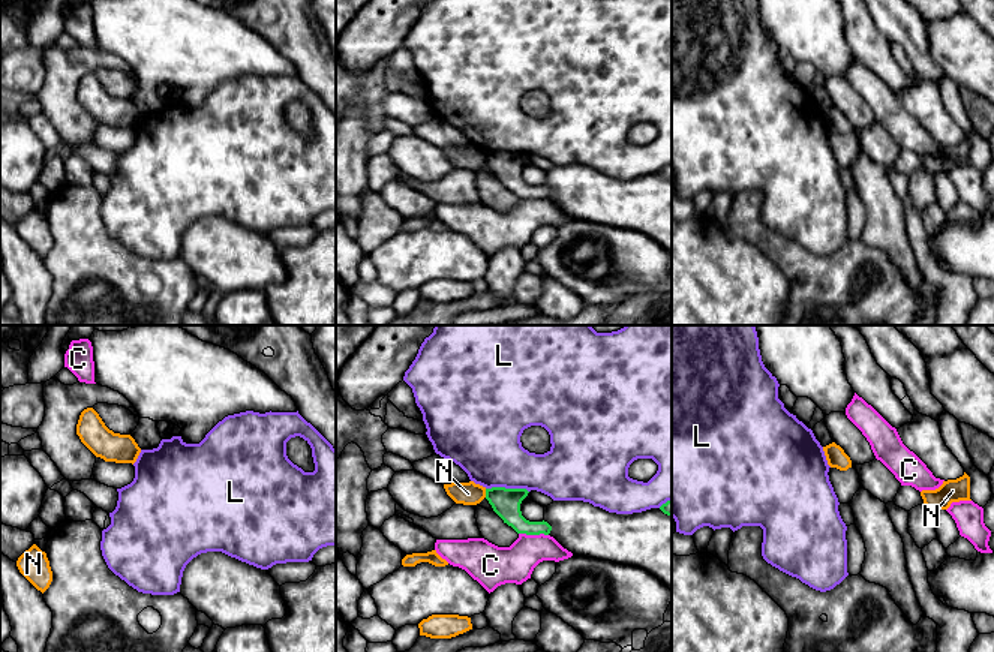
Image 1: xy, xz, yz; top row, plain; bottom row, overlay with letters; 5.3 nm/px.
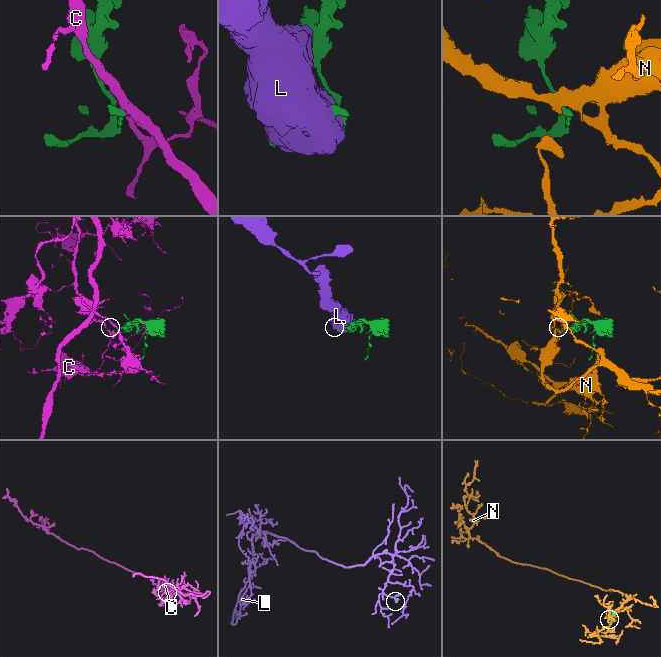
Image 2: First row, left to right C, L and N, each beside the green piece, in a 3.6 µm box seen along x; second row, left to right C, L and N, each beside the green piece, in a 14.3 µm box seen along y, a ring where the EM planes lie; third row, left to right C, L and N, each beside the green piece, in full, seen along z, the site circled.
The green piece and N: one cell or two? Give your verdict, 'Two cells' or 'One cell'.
Two cells

